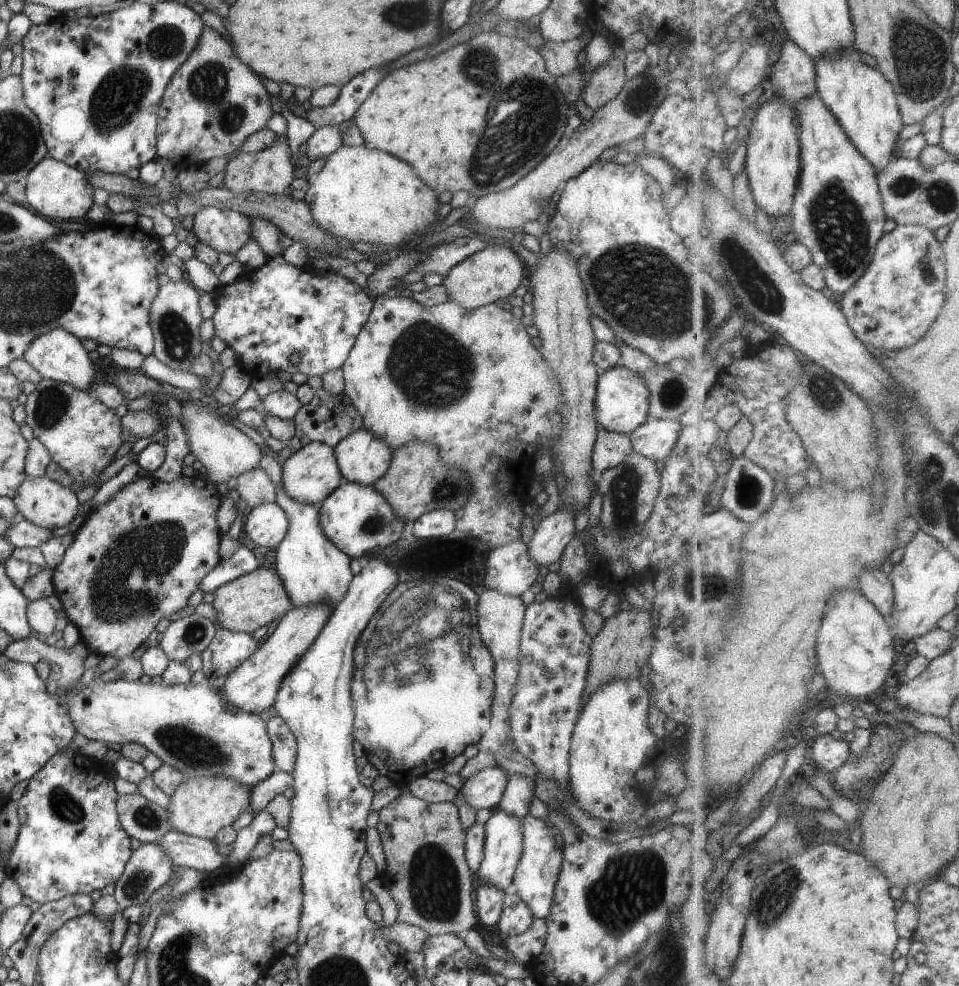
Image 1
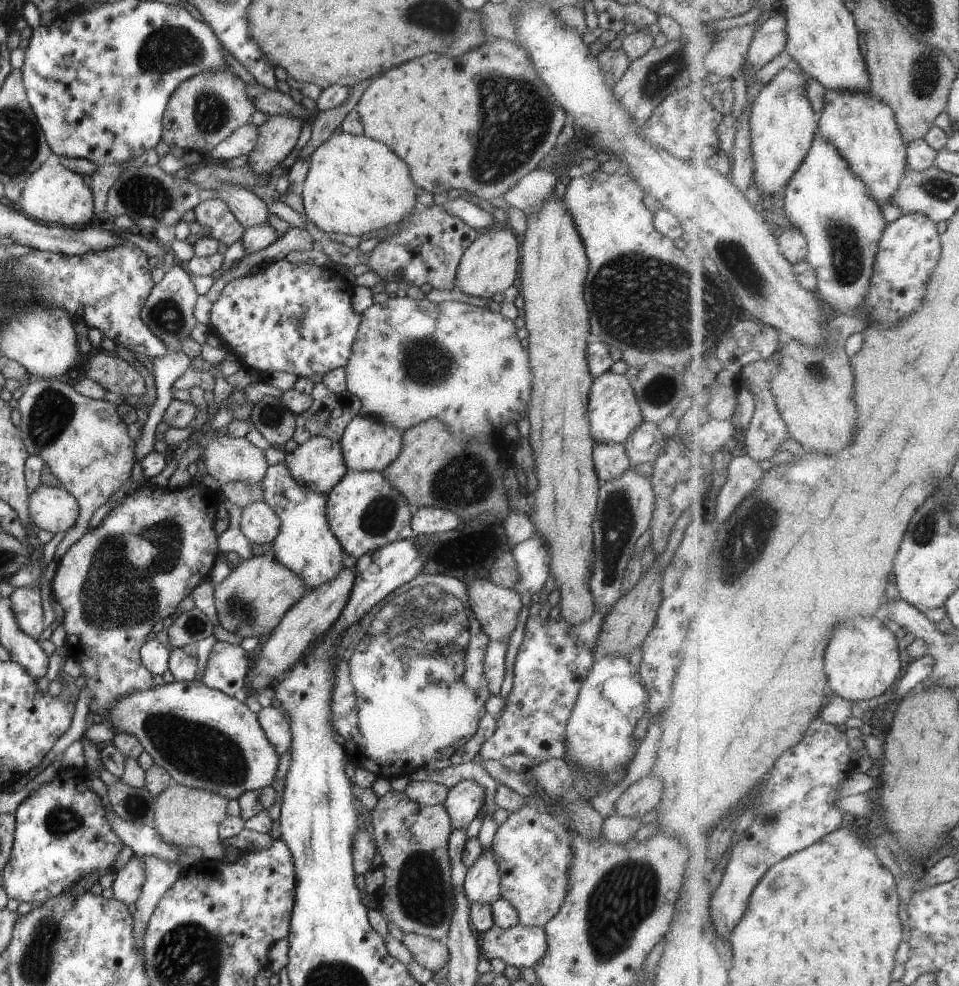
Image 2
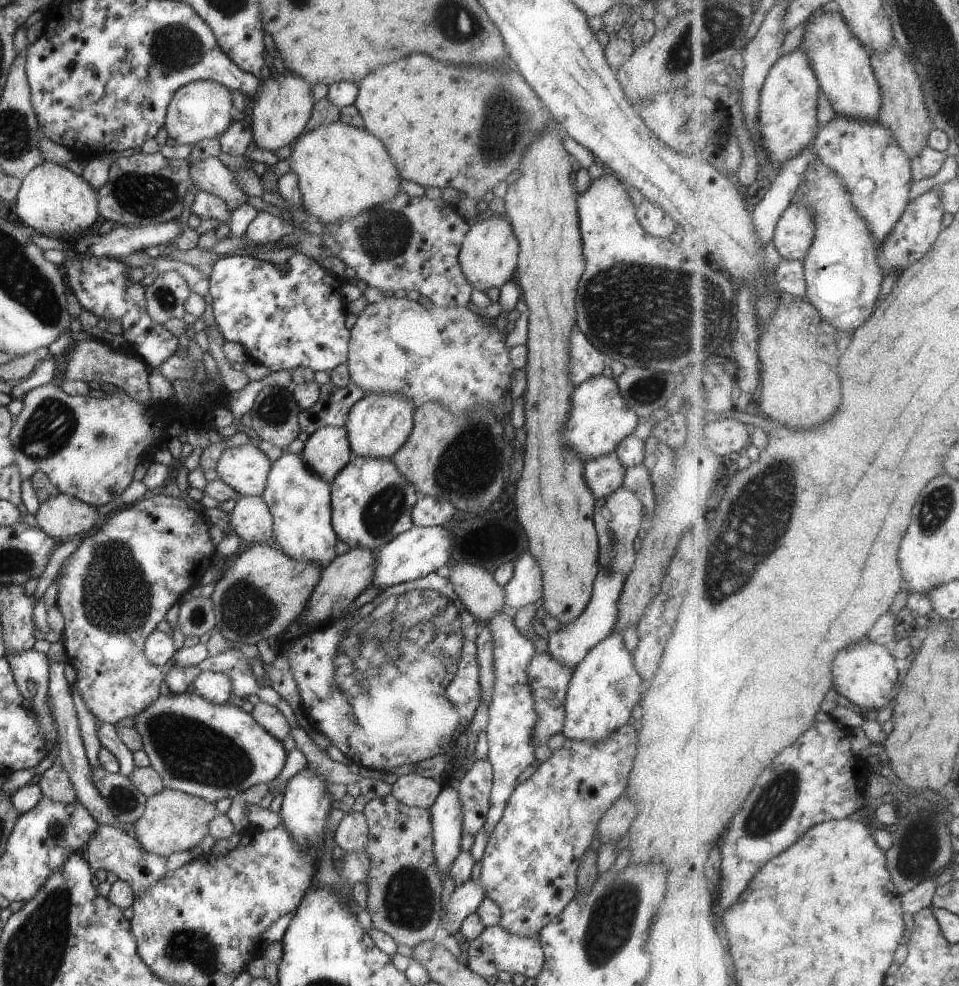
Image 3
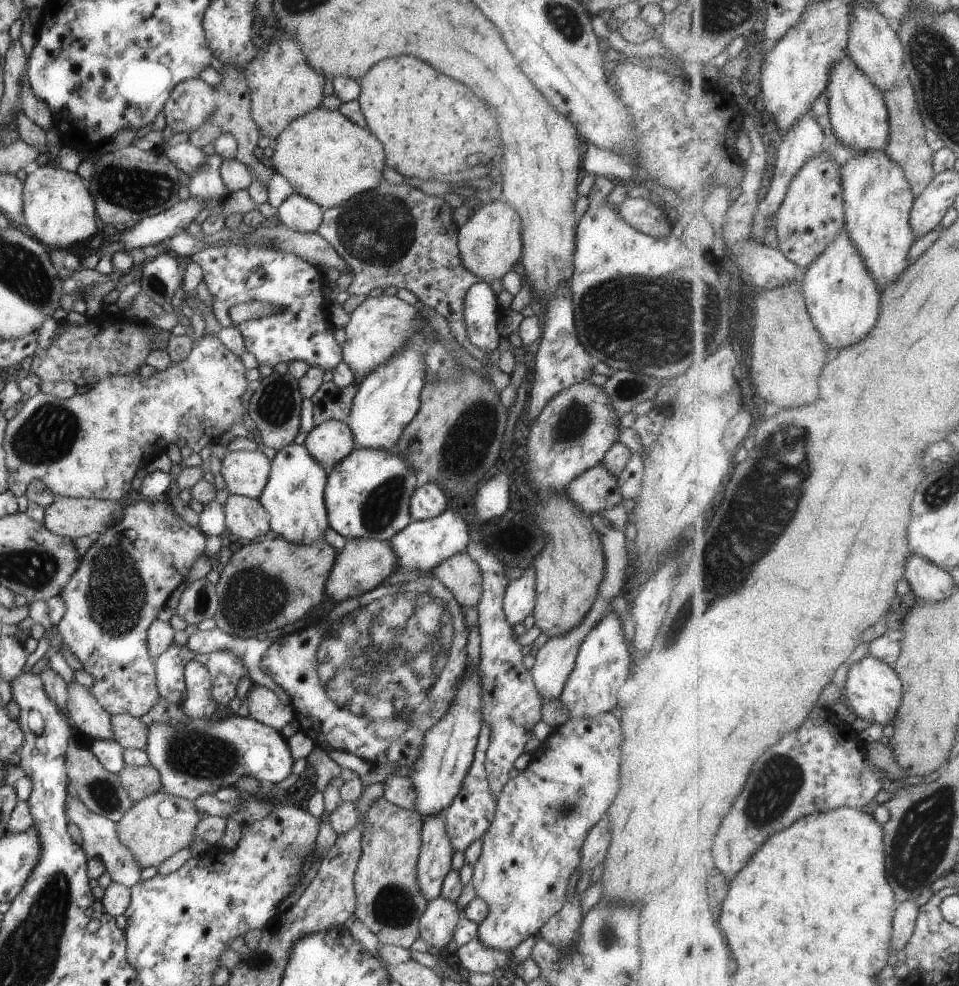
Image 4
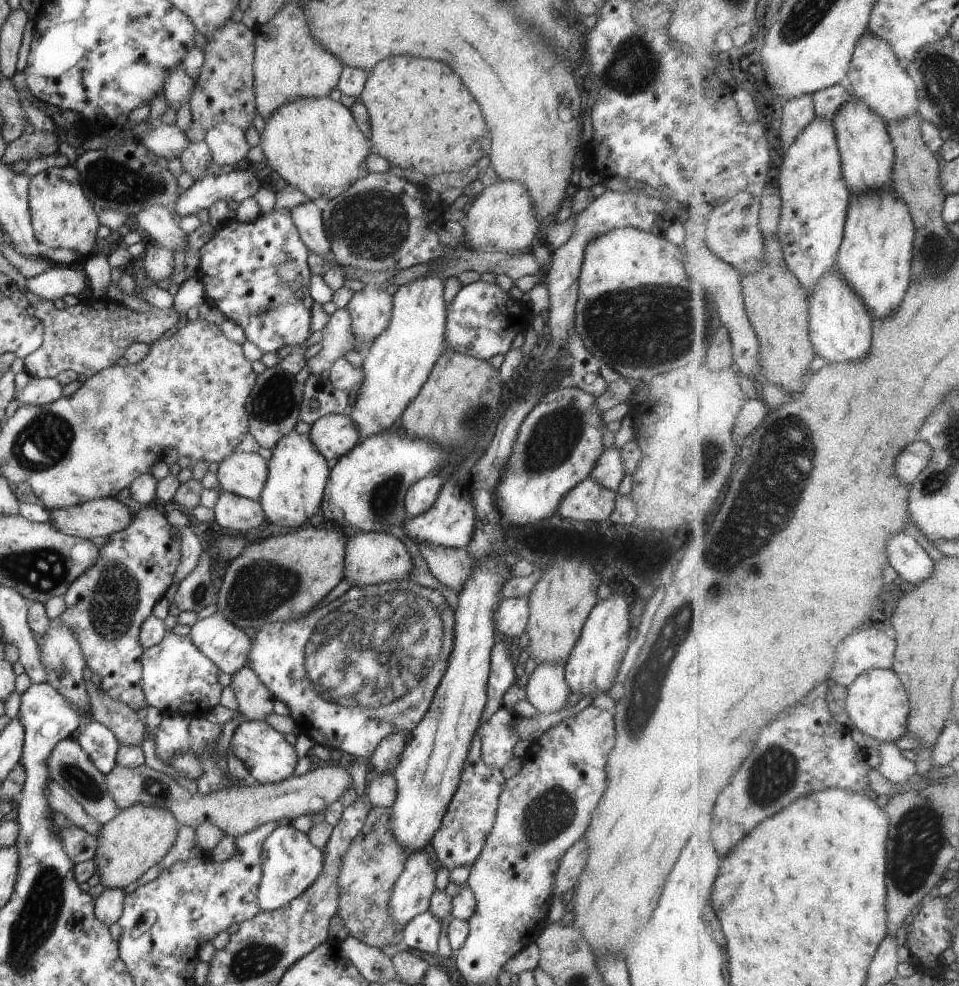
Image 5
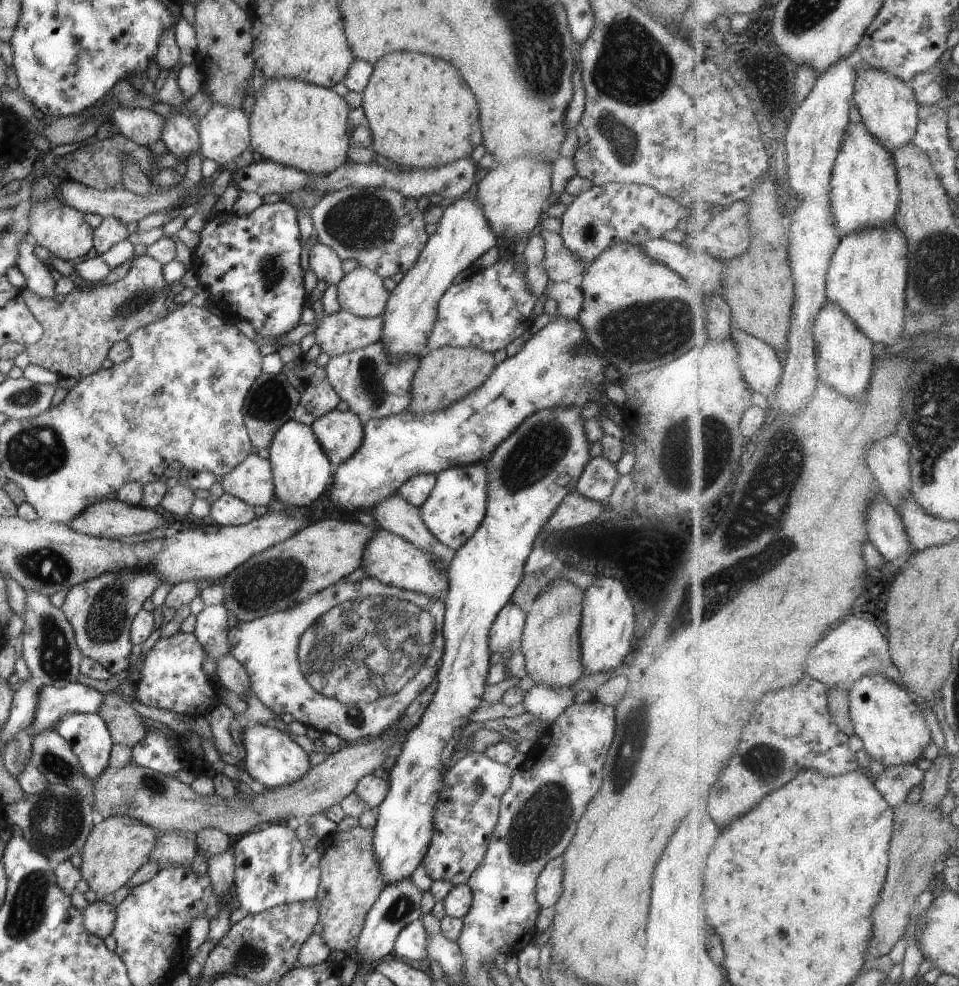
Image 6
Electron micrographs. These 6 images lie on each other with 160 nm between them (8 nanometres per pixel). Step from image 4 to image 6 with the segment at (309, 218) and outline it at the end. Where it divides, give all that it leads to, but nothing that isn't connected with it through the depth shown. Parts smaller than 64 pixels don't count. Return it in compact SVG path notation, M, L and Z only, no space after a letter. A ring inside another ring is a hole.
M318 240L310 246L308 263L309 269L323 284L336 285L344 275L341 260L335 251Z

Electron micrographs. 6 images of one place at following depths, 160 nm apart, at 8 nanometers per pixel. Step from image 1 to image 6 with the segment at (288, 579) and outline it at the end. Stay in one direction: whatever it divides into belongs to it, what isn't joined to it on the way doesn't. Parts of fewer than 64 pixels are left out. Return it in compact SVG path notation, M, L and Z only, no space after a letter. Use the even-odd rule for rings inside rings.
M286 420L274 432L269 445L268 461L273 481L275 500L287 506L306 508L332 483L333 465L326 457L325 451L319 446L311 427Z

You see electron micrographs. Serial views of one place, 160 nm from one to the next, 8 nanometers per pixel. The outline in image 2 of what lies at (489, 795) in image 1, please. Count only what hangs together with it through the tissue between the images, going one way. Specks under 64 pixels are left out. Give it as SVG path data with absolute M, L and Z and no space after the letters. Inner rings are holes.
M462 780L450 788L441 805L448 812L452 830L466 827L479 816L484 799L483 788L473 780Z

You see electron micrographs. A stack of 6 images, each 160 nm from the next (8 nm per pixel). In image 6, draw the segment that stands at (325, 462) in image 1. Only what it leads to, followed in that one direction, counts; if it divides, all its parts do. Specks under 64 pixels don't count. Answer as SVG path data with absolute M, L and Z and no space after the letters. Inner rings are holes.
M330 410L315 418L310 427L333 467L351 456L364 438L363 420L349 410Z

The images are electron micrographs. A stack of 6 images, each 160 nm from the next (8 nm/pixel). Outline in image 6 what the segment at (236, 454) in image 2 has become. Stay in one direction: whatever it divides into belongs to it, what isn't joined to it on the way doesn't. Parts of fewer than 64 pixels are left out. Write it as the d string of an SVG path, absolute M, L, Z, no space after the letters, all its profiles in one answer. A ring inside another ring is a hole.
M248 453L221 477L220 484L225 493L249 506L267 506L271 500L275 500L270 468L267 459Z

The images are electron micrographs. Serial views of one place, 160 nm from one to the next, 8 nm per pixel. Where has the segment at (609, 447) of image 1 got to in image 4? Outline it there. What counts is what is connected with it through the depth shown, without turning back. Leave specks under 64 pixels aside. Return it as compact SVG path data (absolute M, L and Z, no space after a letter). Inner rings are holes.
M600 460L570 480L564 490L572 503L591 516L621 502L623 498L616 479Z

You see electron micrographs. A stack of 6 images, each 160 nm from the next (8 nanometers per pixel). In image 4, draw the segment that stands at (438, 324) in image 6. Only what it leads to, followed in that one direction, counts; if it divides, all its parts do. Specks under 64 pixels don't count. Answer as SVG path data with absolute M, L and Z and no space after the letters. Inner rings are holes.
M481 280L473 283L465 293L463 301L463 316L466 326L467 338L470 340L471 351L481 357L485 357L499 344L499 332L497 323L503 310L497 307L496 296L486 282Z

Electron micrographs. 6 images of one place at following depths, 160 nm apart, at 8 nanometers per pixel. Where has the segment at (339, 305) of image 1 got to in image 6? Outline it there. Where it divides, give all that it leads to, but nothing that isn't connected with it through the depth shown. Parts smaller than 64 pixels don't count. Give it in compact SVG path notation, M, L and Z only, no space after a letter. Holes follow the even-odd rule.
M283 201L274 203L262 203L257 206L255 210L247 213L247 216L235 216L230 212L215 213L211 218L204 222L201 231L198 233L199 243L192 249L192 269L196 274L199 284L206 288L209 292L209 302L215 305L223 314L223 317L234 320L245 320L249 322L257 334L265 338L271 336L279 336L285 334L289 330L293 330L297 325L299 326L299 316L301 311L306 308L305 292L303 290L303 272L304 269L299 265L299 228L297 227L297 211L291 204Z

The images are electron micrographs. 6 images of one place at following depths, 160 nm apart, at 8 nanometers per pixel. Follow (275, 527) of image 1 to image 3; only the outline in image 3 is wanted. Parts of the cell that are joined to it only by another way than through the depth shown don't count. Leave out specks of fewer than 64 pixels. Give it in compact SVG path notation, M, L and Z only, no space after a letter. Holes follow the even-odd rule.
M245 495L235 500L233 510L228 513L232 531L245 542L270 542L272 536L272 516L260 496Z

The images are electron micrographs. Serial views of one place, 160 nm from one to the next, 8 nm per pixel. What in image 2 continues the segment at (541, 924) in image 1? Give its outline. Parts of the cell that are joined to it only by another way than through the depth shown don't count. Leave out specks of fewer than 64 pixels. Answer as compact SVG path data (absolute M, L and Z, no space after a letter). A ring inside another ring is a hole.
M517 924L504 929L493 925L483 933L481 950L486 960L499 958L505 965L529 968L546 951L546 934L543 927Z

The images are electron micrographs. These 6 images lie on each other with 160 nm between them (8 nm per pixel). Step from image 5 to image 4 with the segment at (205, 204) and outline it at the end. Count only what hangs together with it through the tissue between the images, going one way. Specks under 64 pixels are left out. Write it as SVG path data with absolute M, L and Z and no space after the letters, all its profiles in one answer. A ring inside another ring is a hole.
M191 196L185 201L179 200L171 208L139 219L132 227L126 228L120 236L120 242L128 252L161 244L163 240L185 230L194 216L205 207L205 202Z

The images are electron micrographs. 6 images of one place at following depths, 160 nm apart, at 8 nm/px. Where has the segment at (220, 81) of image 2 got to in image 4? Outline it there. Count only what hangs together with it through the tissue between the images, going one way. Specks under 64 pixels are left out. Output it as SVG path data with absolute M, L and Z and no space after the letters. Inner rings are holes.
M201 79L178 82L169 93L161 112L173 133L192 133L214 112L216 98Z

